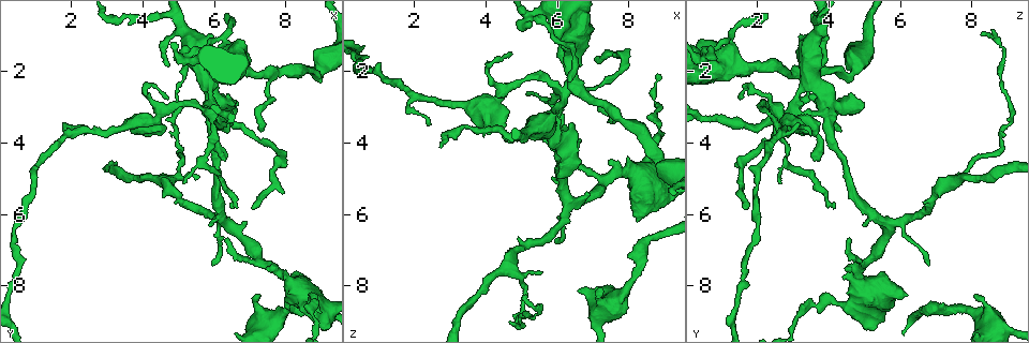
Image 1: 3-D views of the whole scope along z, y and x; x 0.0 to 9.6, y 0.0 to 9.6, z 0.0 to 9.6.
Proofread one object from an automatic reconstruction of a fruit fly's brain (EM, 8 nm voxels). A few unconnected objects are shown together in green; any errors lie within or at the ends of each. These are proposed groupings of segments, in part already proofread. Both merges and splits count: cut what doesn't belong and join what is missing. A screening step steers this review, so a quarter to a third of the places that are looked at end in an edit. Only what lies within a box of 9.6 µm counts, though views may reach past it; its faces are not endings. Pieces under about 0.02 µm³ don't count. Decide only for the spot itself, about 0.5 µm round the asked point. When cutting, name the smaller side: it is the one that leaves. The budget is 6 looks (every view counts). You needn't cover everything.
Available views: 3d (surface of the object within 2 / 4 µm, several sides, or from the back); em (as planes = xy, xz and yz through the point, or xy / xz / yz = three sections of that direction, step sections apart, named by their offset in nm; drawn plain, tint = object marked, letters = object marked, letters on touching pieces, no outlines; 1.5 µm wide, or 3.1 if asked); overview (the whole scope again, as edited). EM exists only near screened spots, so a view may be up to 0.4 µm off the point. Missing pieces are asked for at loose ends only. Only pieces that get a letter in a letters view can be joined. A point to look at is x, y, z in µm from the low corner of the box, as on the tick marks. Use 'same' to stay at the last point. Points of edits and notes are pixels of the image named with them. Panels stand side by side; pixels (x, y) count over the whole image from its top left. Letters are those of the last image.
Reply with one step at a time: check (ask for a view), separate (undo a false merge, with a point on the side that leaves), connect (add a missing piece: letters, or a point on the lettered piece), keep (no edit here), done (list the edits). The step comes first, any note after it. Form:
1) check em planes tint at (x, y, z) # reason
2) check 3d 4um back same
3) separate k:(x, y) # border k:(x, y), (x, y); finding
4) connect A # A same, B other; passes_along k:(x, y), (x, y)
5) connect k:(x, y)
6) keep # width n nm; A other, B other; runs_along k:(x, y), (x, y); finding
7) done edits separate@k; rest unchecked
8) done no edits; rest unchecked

check 3d 4um at (4.15, 3.35, 2.85)

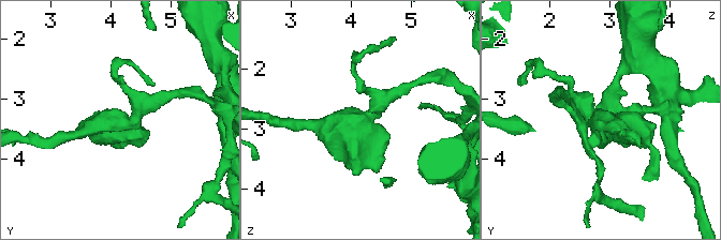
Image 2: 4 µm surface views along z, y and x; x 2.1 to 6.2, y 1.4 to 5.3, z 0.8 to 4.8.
check em yz step 4 tint at (4.15, 3.40, 2.90) # need the tissue

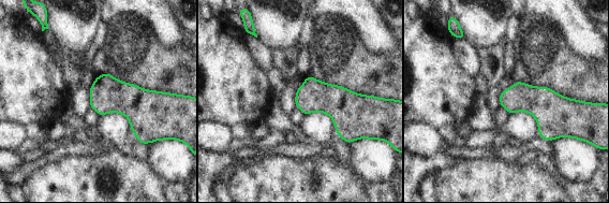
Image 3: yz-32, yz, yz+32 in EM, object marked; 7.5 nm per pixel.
check em yz step 4 letters same # what lies round it

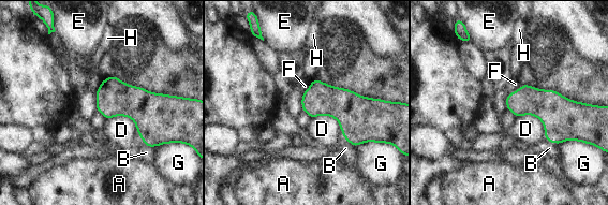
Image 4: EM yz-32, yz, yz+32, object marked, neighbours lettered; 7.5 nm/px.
keep # A other, B other, D other, E other, F other, G other, H other; continuous, no second cell

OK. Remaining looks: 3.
check em xy step 8 tint at (5.95, 3.05, 3.95) # sharp bend

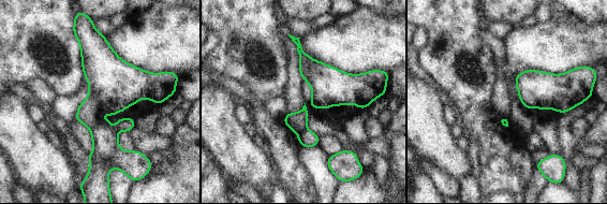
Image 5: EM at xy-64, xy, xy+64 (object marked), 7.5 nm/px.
check em xz step 4 tint same # another direction

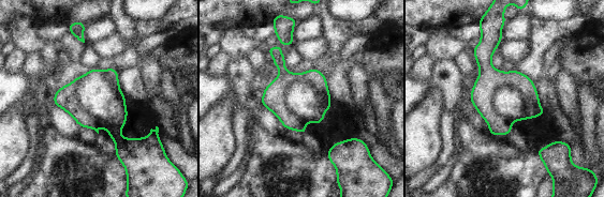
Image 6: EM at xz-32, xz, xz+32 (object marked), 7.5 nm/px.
check em xz step 4 letters same

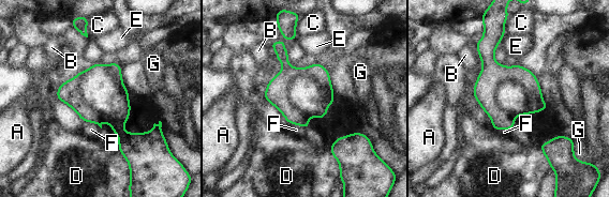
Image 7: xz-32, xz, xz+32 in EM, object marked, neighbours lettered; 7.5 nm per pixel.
separate 7:(278, 86) # longest_contact F 150 nm; A other, B other, C other, D other, E other, F other, G other; part_leaving 7:(478, 45), (544, 107); two cells meet here

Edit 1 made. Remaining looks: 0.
done edits separate@7; rest unchecked

